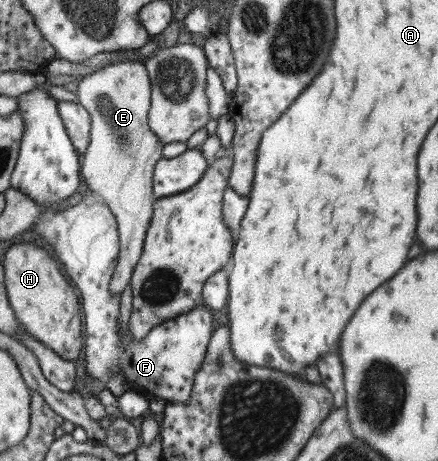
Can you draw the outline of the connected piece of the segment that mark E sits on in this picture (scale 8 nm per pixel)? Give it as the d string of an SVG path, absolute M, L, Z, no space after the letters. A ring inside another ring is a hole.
M118 61L86 71L86 77L78 80L77 86L72 87L79 104L88 112L90 119L88 145L80 156L79 176L84 190L98 195L114 215L119 251L108 291L112 295L121 296L124 287L129 283L134 265L139 260L144 234L152 216L152 204L156 200L152 195L152 168L162 156L162 141L150 131L146 122L151 94L149 78L142 62Z

